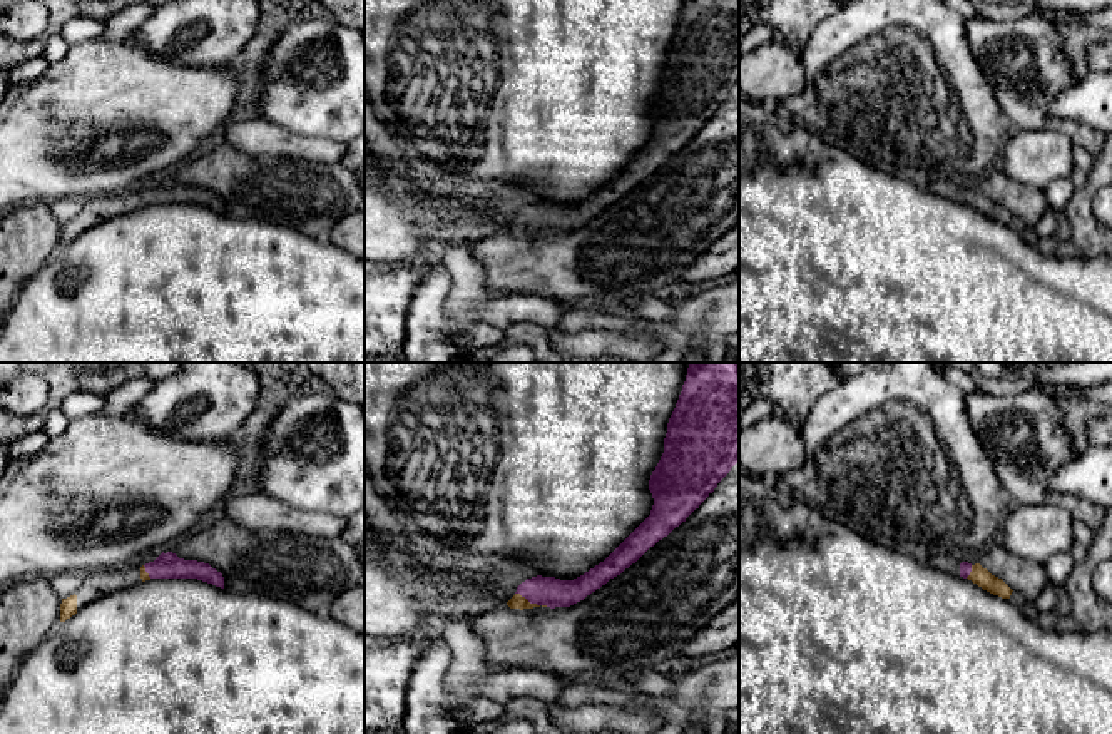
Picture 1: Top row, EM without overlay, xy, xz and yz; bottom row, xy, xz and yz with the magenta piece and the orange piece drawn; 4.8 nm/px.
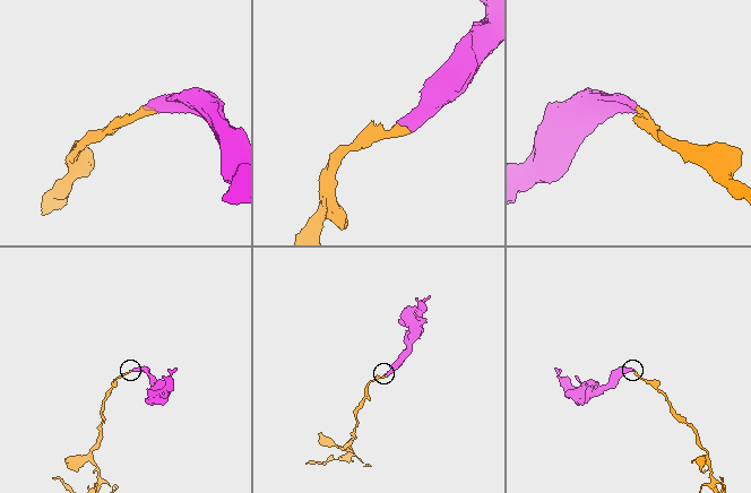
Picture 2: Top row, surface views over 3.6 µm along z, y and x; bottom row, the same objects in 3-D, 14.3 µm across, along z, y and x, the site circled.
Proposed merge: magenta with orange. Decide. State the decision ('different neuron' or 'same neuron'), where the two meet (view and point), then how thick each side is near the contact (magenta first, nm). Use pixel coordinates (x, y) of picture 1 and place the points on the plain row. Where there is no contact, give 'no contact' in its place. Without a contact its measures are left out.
same neuron | xz (527, 224) | 140/70 nm

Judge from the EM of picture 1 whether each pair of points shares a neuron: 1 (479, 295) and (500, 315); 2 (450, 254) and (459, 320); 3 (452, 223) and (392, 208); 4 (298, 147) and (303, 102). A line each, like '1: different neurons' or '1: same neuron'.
1: different neurons
2: same neuron
3: same neuron
4: different neurons

